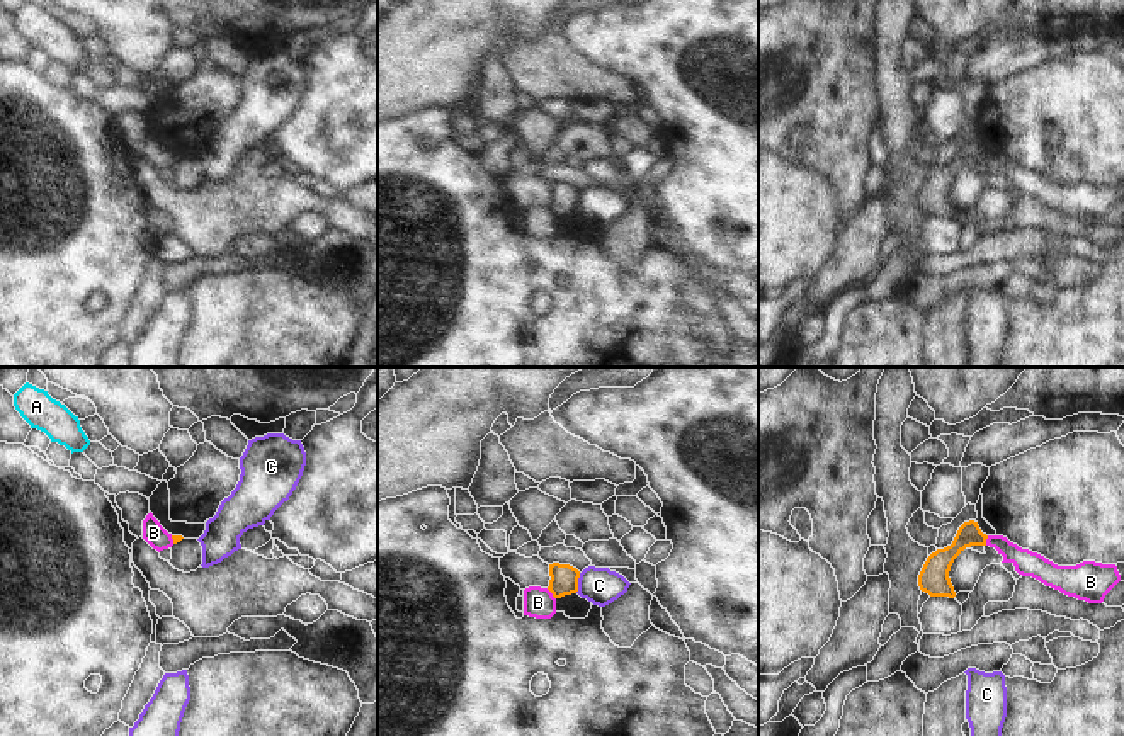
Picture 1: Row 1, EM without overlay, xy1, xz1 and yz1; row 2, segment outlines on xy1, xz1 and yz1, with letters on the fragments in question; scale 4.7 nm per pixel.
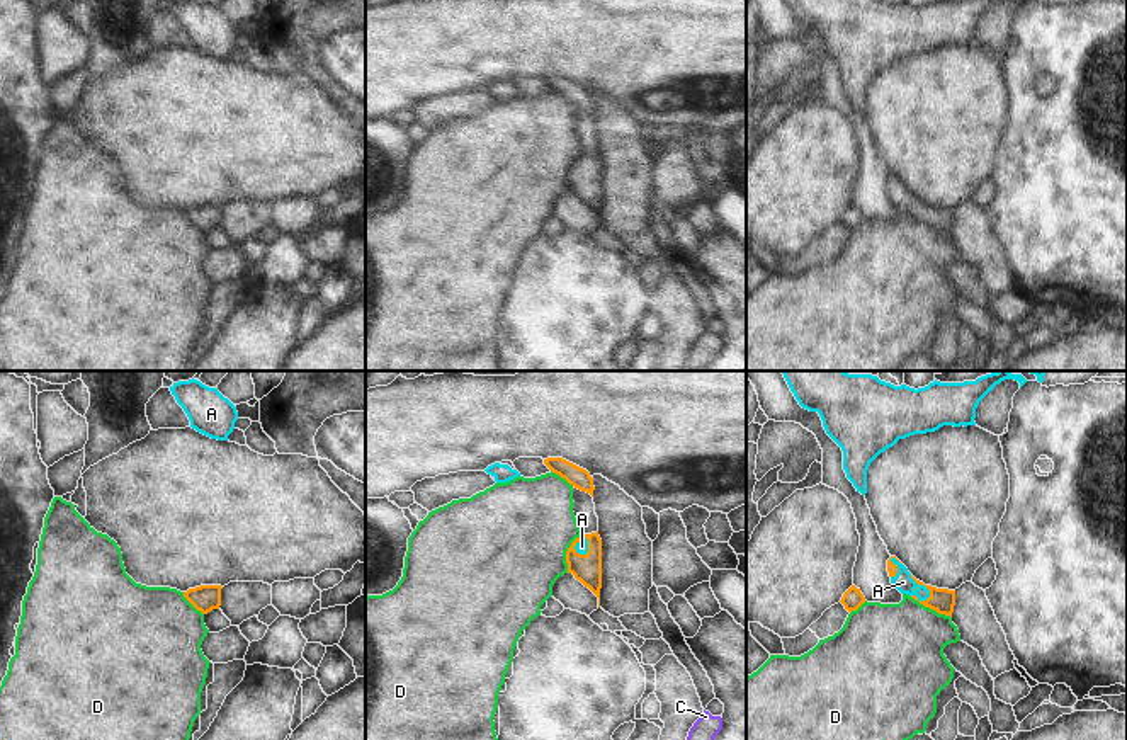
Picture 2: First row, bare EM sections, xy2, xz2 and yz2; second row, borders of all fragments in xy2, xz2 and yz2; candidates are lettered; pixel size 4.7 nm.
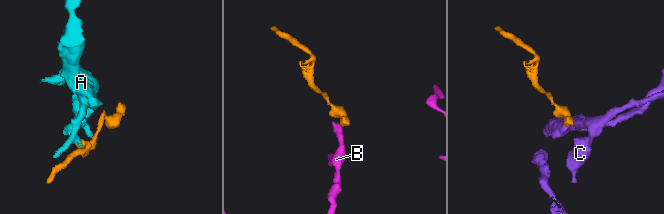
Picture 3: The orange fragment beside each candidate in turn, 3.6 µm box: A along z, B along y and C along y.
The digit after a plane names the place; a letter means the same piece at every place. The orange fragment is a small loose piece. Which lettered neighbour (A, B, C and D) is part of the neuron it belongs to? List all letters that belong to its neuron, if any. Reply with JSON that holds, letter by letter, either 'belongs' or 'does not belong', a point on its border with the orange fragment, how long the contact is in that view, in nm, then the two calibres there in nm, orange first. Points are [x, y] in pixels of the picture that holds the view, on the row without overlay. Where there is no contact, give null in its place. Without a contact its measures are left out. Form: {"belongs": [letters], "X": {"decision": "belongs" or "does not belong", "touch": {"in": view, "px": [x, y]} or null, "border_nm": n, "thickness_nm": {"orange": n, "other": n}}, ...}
{"belongs": ["A"], "A": {"decision": "belongs", "touch": {"in": "yz2", "px": [925, 204]}, "border_nm": 150, "thickness_nm": {"orange": 120, "other": 90}}, "B": {"decision": "does not belong", "touch": {"in": "xz1", "px": [551, 211]}, "border_nm": 70, "thickness_nm": {"orange": 130, "other": 140}}, "C": {"decision": "does not belong", "touch": {"in": "xz1", "px": [577, 203]}, "border_nm": 100, "thickness_nm": {"orange": 130, "other": 180}}, "D": {"decision": "does not belong", "touch": {"in": "xz2", "px": [566, 172]}, "border_nm": 200, "thickness_nm": {"orange": 140, "other": 500}}}

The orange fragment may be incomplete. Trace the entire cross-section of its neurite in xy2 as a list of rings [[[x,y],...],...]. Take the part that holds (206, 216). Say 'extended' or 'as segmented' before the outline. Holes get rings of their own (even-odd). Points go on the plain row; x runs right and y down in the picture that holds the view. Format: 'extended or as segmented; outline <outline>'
as segmented; outline [[[201,204],[184,211],[184,216],[202,233],[219,228],[221,225],[221,204]]]

